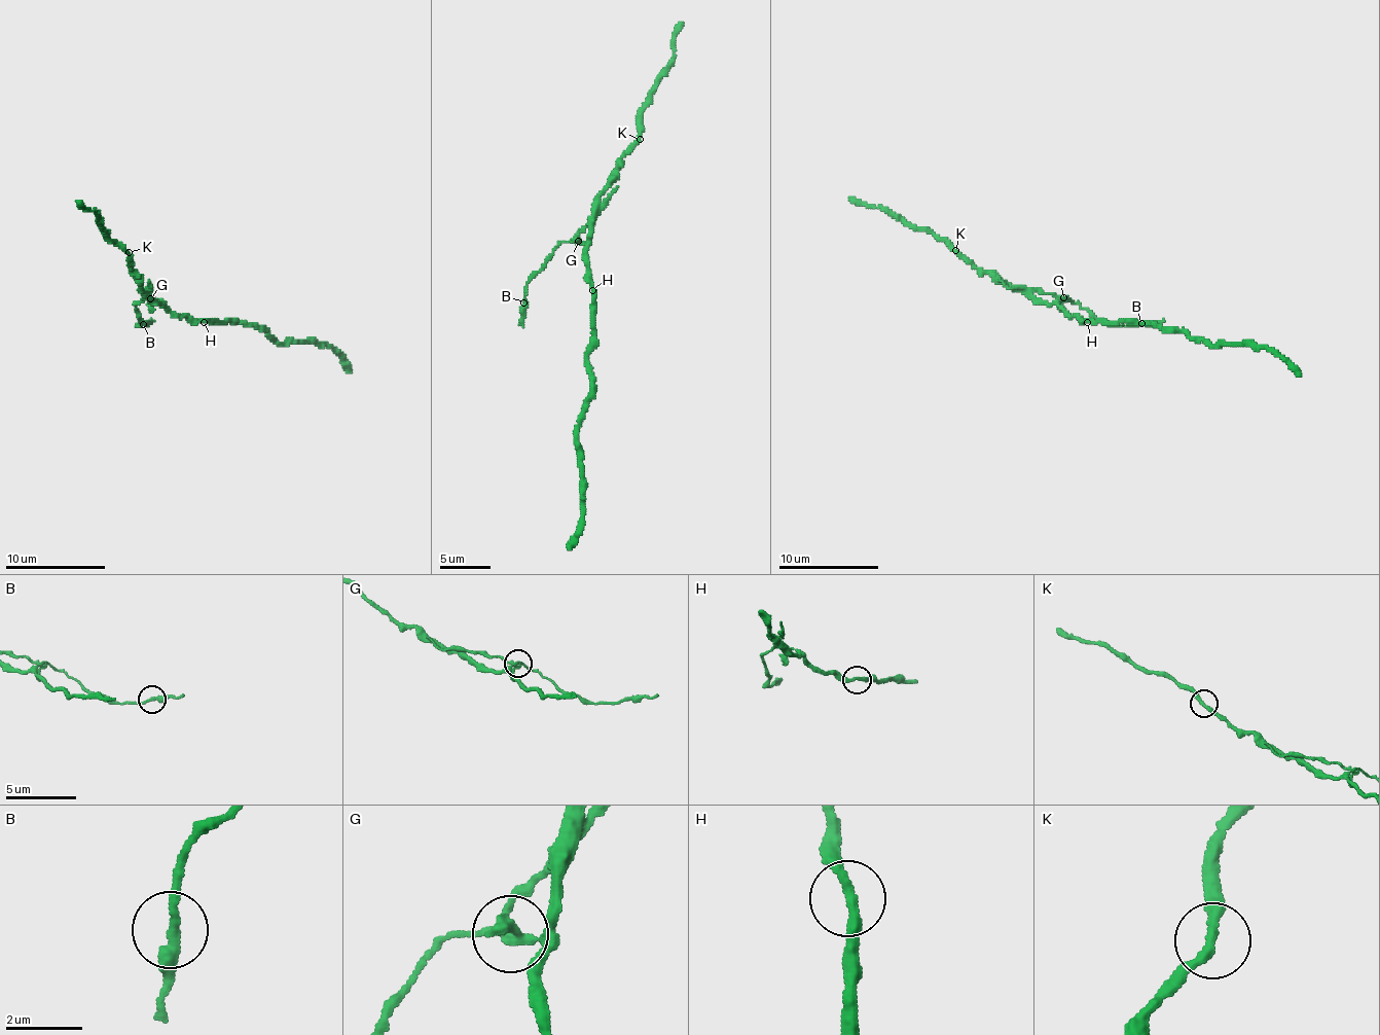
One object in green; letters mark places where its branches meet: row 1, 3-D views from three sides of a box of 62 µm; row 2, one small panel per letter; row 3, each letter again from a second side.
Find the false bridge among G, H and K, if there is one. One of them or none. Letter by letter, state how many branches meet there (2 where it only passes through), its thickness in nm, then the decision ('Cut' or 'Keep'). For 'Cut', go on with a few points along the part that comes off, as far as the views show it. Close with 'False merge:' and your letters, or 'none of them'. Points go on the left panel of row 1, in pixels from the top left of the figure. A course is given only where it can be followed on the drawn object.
G: Branches: 4. Thickness 170 nm. Cut. Course of the part to remove: (150, 299), (137, 301), (135, 309), (142, 319), (138, 326), (154, 321)
H: Branches: 2. Thickness 260 nm. Keep
K: Branches: 2. Thickness 240 nm. Keep
False merge: G

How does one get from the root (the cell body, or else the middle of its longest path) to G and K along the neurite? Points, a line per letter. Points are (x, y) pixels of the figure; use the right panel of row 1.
G: (1076, 317), (1067, 317), (1059, 307), (1059, 298), (1064, 298)
K: (1076, 317), (1067, 317), (1055, 304), (1037, 304), (989, 274), (981, 273), (955, 250)

